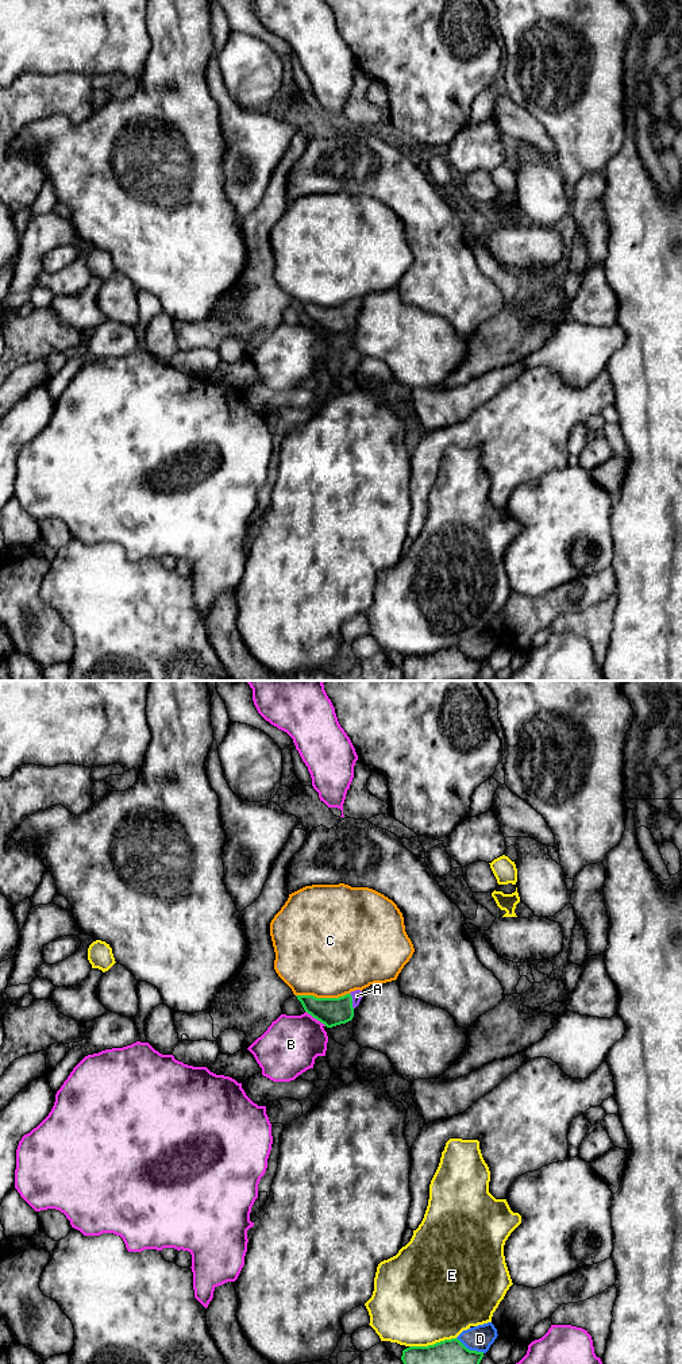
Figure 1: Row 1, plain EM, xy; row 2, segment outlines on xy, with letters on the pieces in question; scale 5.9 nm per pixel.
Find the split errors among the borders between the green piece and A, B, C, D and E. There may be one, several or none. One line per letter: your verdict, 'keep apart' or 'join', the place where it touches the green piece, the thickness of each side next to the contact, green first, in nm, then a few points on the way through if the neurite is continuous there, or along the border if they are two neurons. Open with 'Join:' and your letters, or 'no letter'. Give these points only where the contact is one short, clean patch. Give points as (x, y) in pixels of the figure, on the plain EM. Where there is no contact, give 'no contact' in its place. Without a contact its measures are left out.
Join: A
A: join; meets green in xy at (351, 309); 170 nm thick on the green side, 60 nm on the other; runs through xy (331, 320), (339, 319), (351, 309), (357, 304)
B: keep apart; meets green in xy at (316, 327); 170 nm thick on the green side, 340 nm on the other
C: keep apart; meets green in xy at (322, 307); 170 nm thick on the green side, 500 nm on the other
D: keep apart; meets green in xy at (469, 658); 360 nm thick on the green side, 150 nm on the other
E: keep apart; meets green in xy at (434, 652); 360 nm thick on the green side, 500 nm on the other

